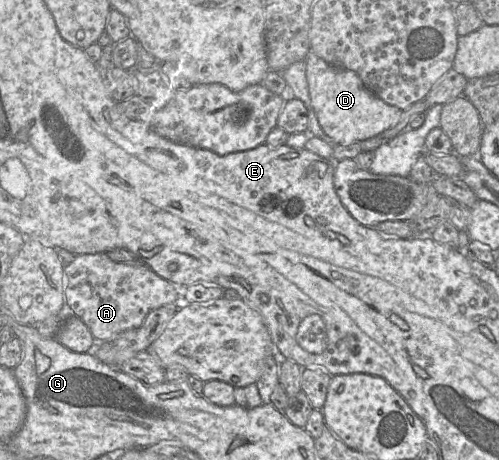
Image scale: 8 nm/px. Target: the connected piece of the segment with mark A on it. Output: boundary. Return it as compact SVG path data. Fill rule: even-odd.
M95 253L95 254L78 254L74 256L74 259L67 265L64 266L64 275L65 275L65 288L64 288L64 304L67 304L69 309L72 311L72 315L78 317L89 329L93 338L96 342L105 342L111 340L121 334L122 332L136 328L141 325L146 315L157 308L160 308L165 305L174 305L177 300L177 290L173 287L172 283L161 278L155 274L147 265L145 264L124 264L118 263L111 260L104 253Z

